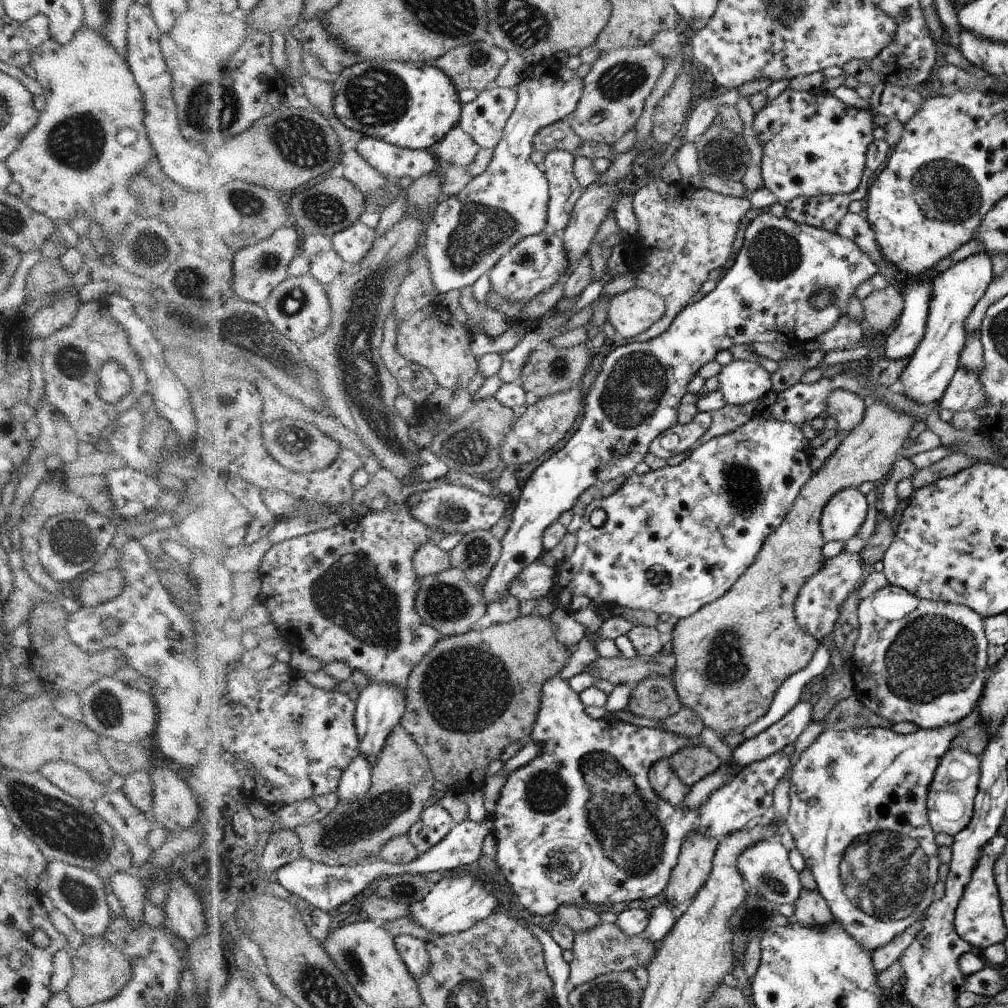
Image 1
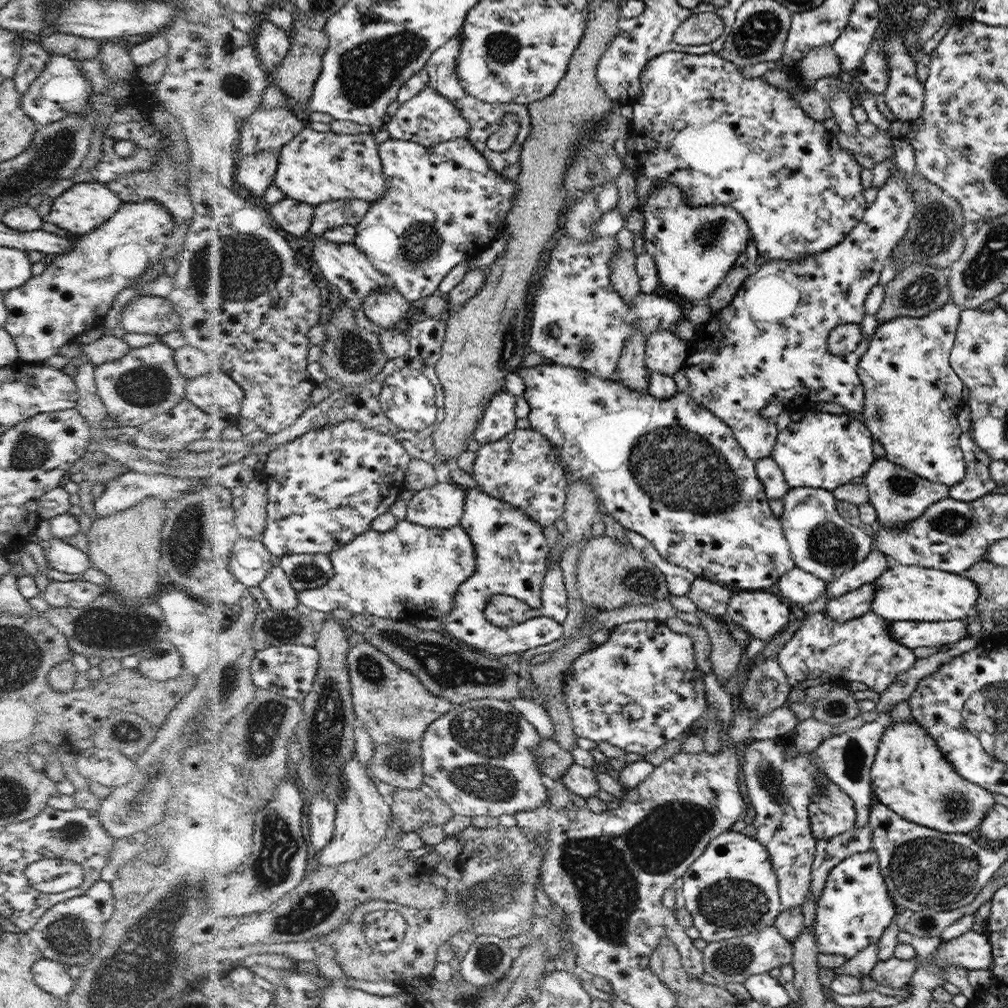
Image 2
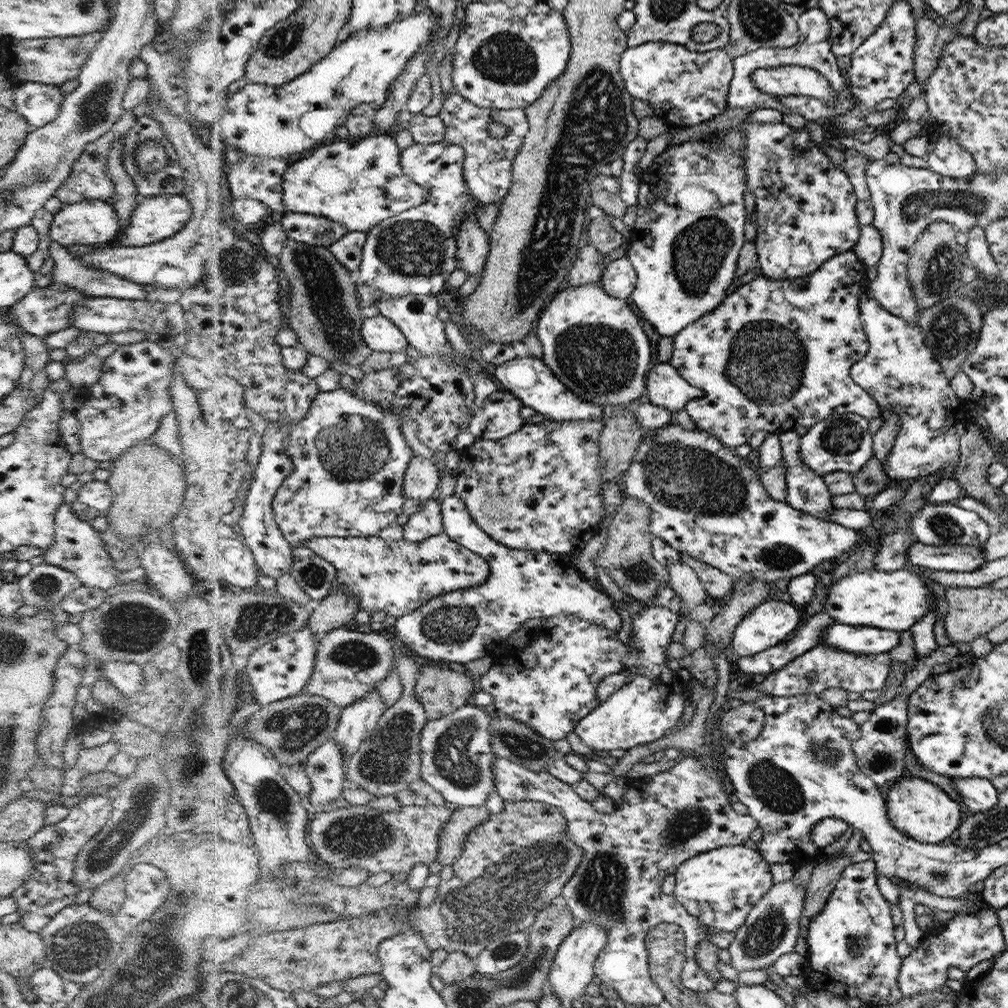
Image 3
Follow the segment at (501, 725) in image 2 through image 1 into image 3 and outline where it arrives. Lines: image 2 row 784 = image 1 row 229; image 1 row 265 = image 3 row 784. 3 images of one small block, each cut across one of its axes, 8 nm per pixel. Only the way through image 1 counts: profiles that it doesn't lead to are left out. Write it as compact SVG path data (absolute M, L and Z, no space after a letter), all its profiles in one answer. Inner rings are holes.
M476 705L462 706L455 714L440 718L439 720L428 720L422 738L422 774L423 780L436 788L449 803L462 806L485 806L494 793L494 758L497 756L492 751L492 718Z

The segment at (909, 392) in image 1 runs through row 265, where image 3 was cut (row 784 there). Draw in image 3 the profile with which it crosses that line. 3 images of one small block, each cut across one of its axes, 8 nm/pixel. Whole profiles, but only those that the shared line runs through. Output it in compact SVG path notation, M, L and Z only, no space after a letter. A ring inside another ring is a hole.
M984 778L953 779L952 783L962 796L966 809L974 812L988 812L998 805L1000 795L990 780Z

